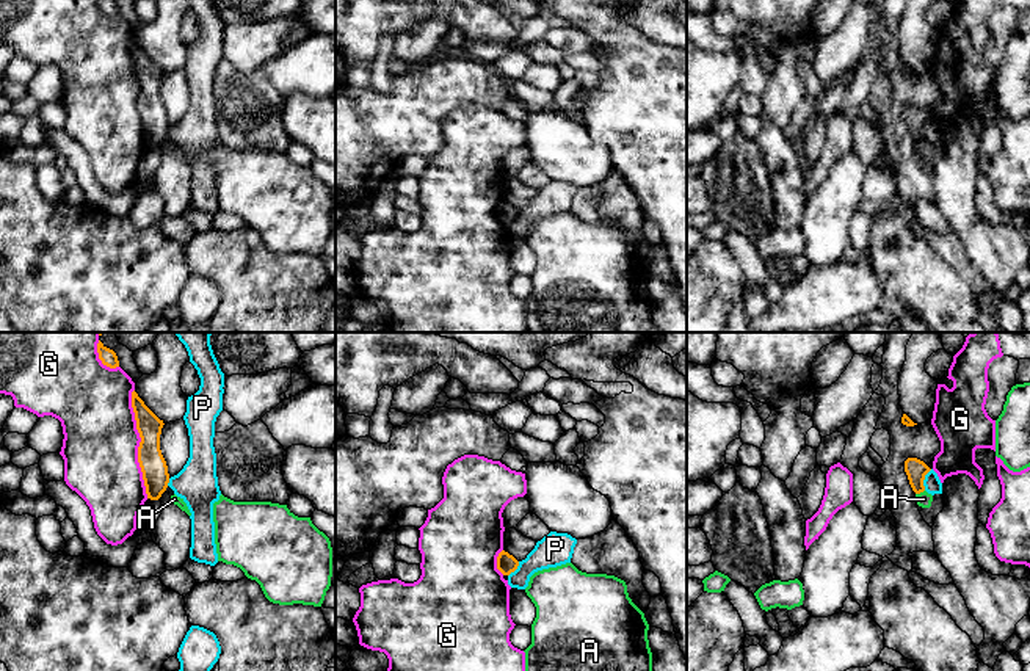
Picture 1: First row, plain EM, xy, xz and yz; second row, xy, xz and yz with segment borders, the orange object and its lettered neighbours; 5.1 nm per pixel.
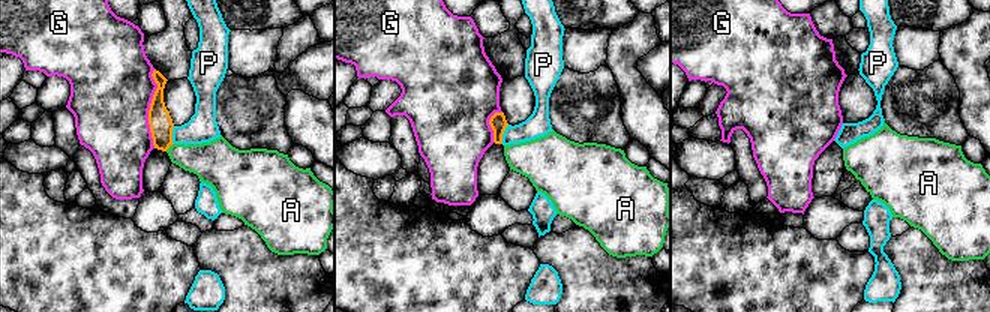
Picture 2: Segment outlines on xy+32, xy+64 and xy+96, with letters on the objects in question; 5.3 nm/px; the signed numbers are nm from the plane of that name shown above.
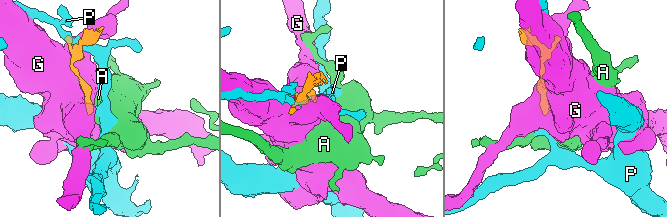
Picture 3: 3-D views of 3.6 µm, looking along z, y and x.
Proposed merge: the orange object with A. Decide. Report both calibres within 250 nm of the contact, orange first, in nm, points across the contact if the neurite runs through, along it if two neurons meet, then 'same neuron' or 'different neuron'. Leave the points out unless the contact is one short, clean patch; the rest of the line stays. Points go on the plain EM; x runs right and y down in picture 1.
110/80 nm | along yz (924, 138), (916, 143) | different neuron

